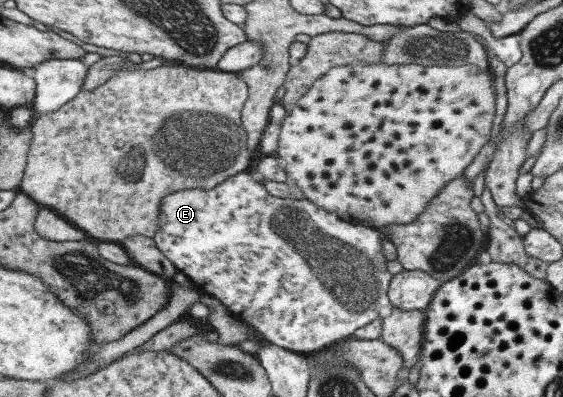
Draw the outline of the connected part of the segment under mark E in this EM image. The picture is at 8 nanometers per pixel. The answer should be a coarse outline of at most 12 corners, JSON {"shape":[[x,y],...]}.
{"shape":[[237,172],[167,194],[179,278],[301,355],[383,319],[379,229]]}

